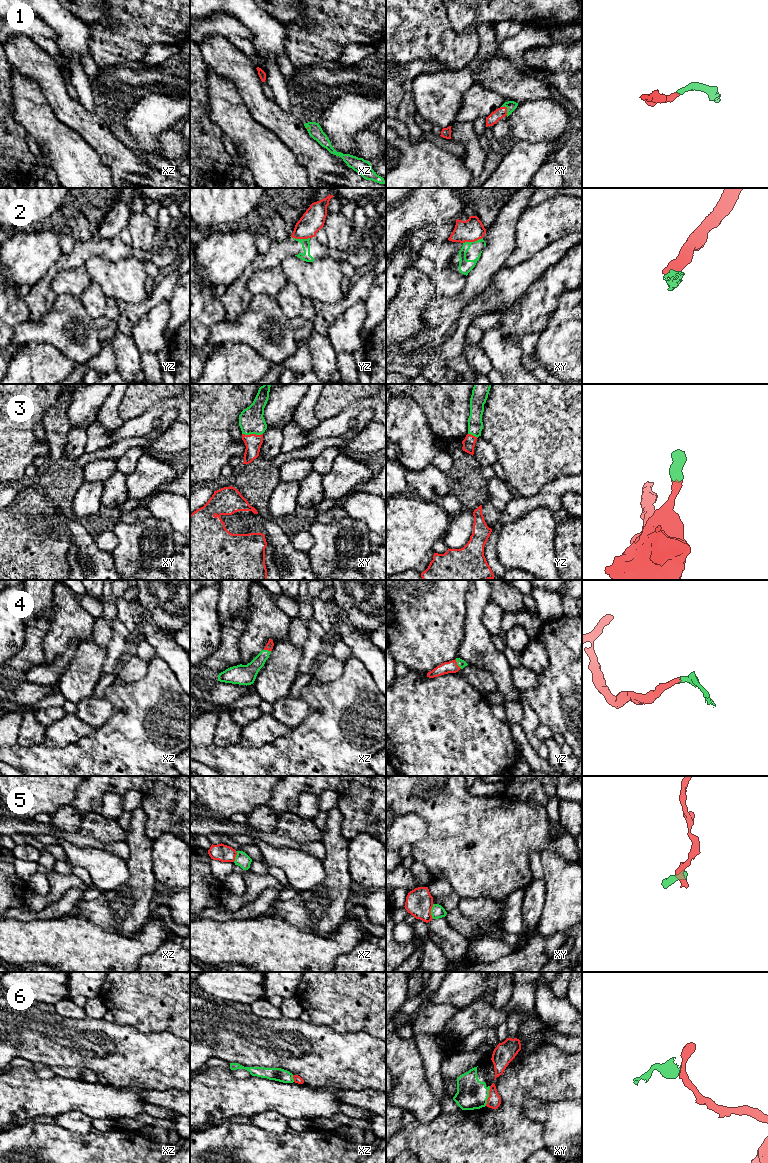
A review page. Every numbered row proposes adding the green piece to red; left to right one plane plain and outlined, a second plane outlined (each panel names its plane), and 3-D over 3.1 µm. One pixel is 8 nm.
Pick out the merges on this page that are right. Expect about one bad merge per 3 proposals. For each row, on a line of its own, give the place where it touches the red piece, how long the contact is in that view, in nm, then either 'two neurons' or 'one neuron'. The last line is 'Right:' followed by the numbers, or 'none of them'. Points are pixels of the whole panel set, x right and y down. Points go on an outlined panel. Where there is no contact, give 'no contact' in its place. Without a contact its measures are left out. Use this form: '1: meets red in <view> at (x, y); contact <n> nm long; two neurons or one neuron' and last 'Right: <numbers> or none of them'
1: meets red in xy at (506, 109); contact 90 nm long; one neuron
2: meets red in xy at (472, 241); contact 170 nm long; two neurons
3: meets red in xy at (252, 434); contact 170 nm long; one neuron
4: meets red in yz at (456, 664); contact 90 nm long; one neuron
5: meets red in xy at (430, 911); contact 120 nm long; two neurons
6: meets red in xy at (489, 1096); contact 170 nm long; two neurons
Right: 1, 3, 4

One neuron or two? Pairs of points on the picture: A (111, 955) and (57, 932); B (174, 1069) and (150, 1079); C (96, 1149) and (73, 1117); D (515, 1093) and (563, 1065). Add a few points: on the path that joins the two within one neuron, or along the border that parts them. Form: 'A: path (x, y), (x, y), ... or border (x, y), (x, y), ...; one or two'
A: path (98, 955), (89, 955), (77, 946), (70, 944); one
B: path (168, 1069), (160, 1069), (156, 1073); one
C: border (62, 1127), (77, 1133), (87, 1133), (92, 1128); two
D: path (527, 1081), (533, 1075), (551, 1074); one

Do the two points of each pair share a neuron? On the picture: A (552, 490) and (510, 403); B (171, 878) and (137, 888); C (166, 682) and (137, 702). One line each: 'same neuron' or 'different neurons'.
A: different neurons
B: different neurons
C: same neuron

